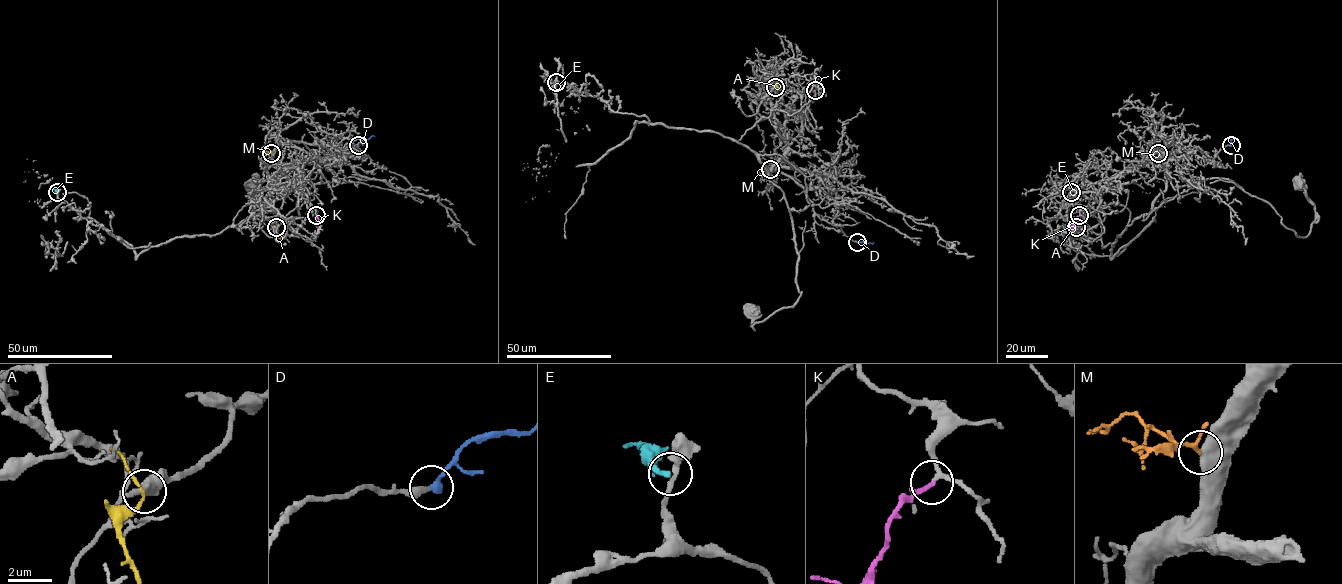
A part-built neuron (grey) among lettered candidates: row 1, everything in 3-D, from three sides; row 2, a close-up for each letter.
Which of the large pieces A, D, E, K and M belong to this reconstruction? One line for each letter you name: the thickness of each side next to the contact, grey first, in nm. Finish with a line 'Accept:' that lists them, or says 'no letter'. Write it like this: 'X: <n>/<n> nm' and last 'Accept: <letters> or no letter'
D: 360/320 nm
K: 170/190 nm
M: 650/140 nm
Accept: D, K, M

